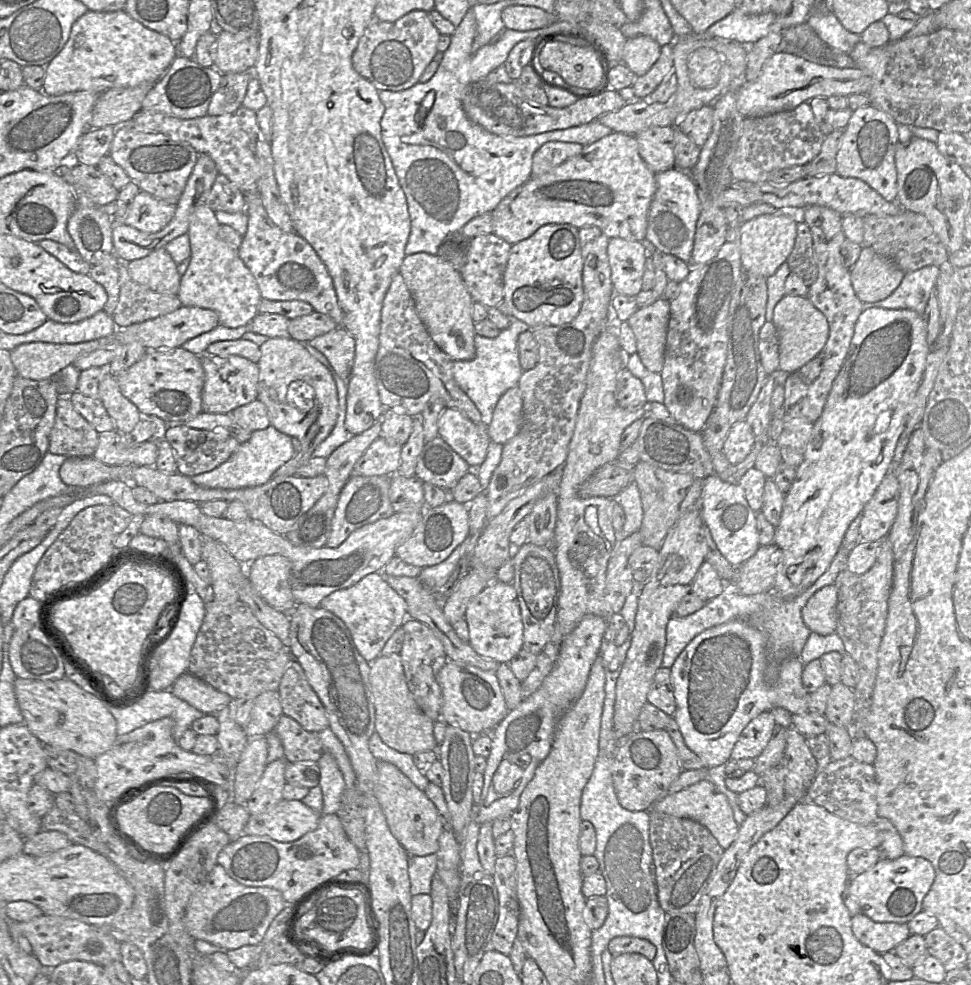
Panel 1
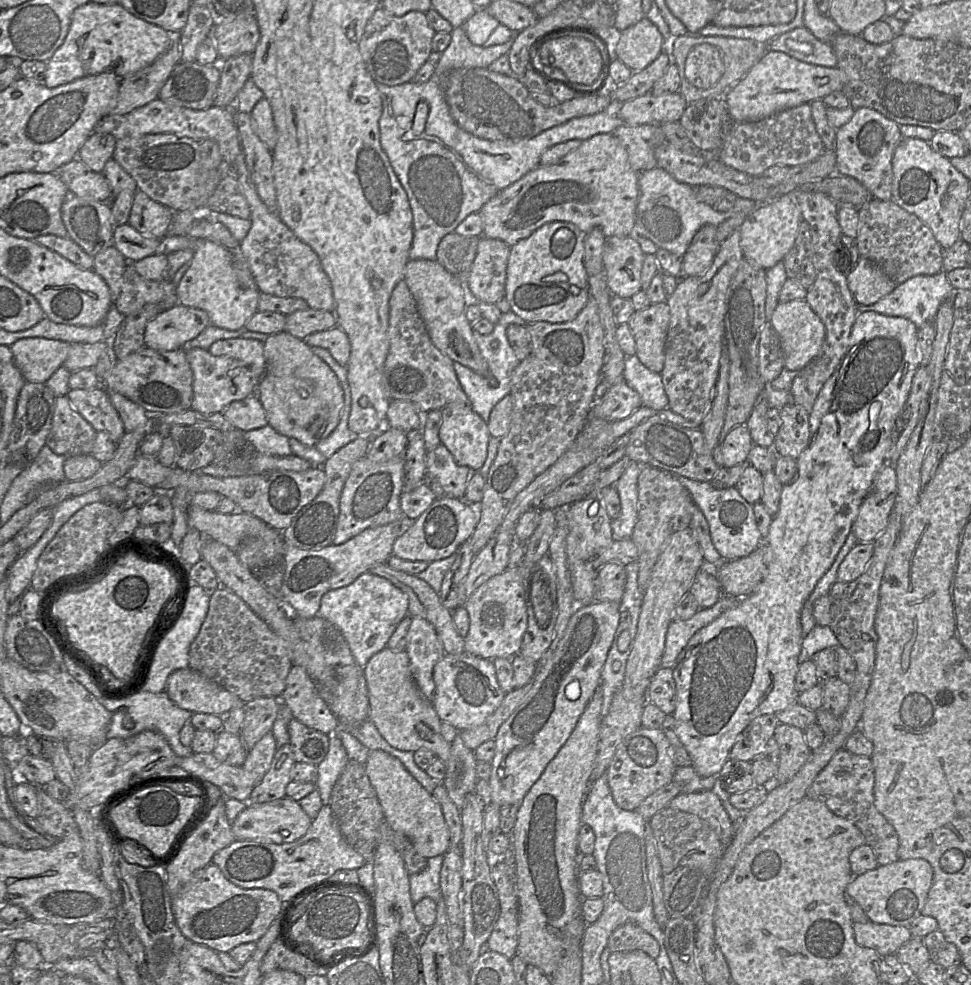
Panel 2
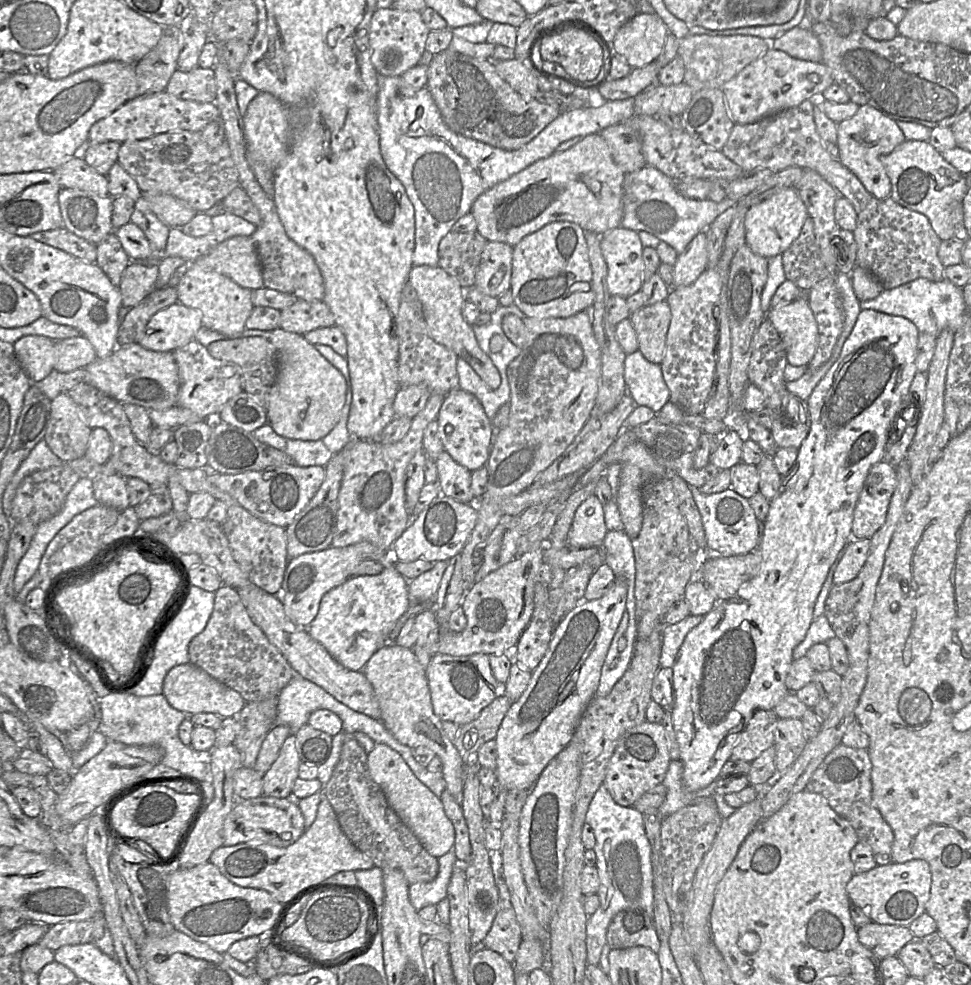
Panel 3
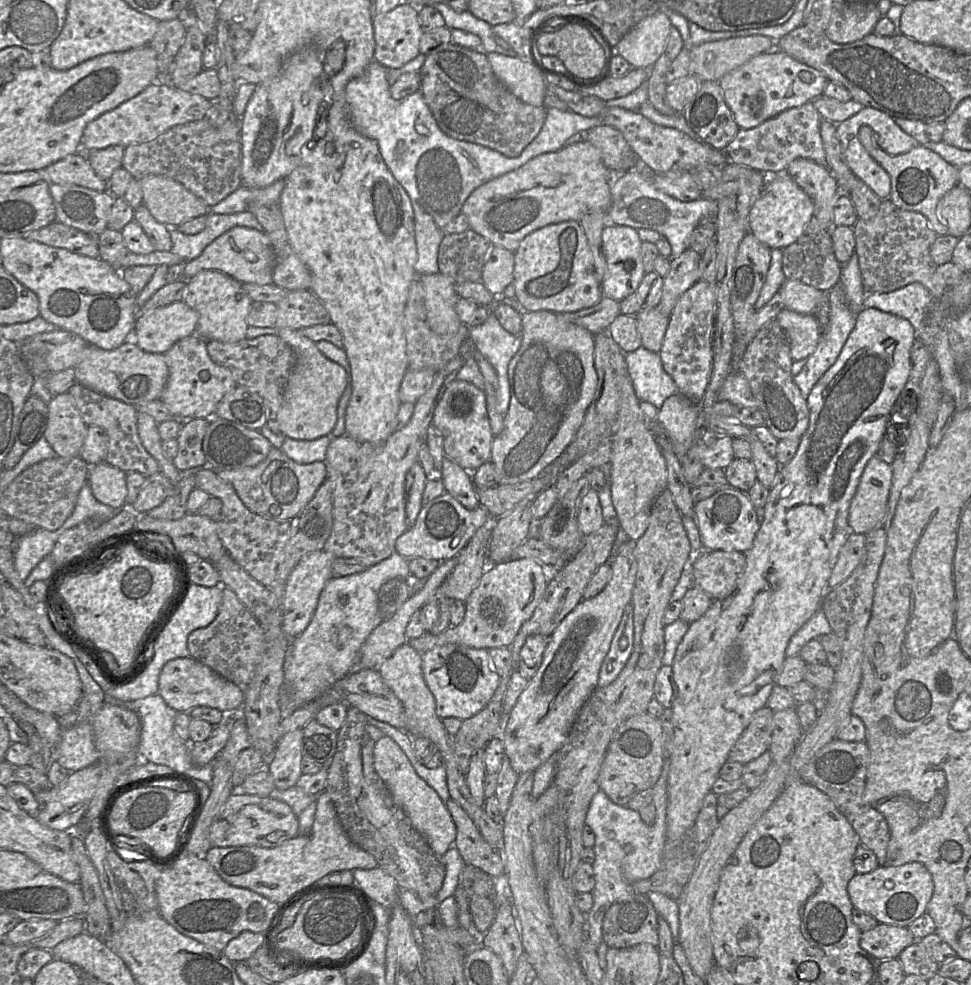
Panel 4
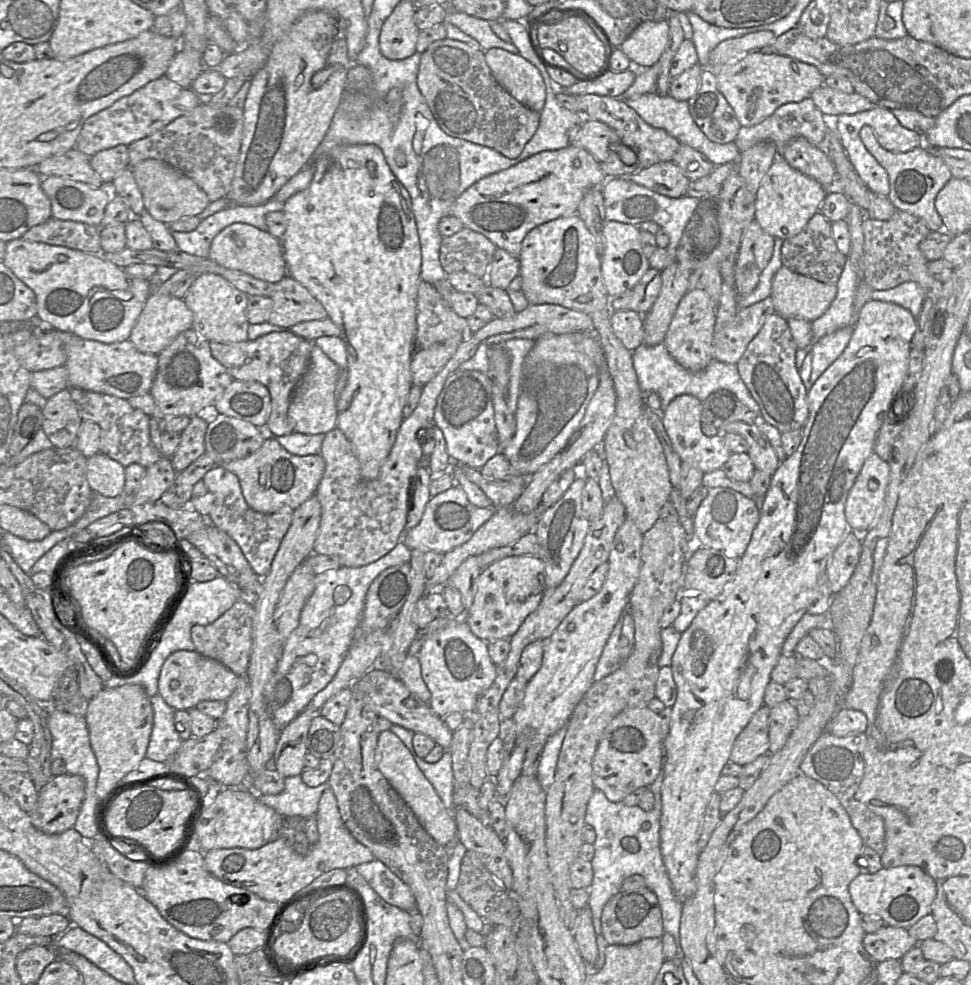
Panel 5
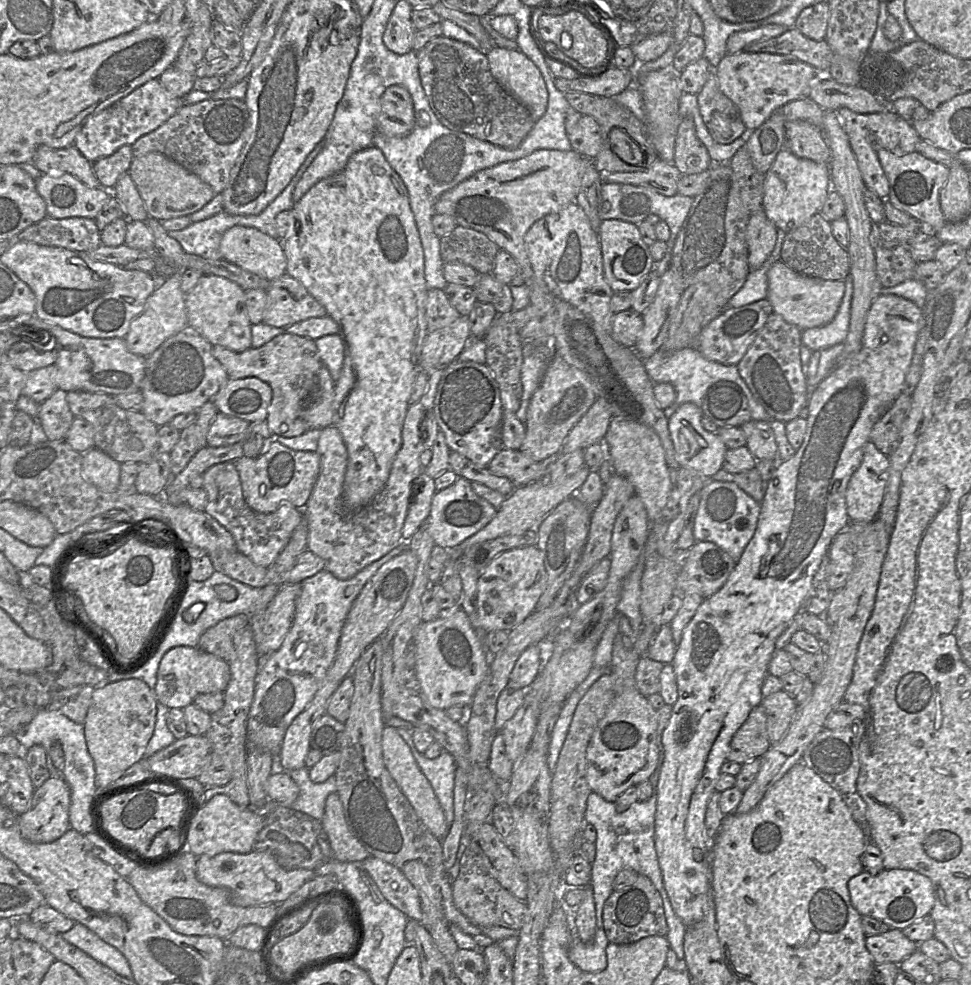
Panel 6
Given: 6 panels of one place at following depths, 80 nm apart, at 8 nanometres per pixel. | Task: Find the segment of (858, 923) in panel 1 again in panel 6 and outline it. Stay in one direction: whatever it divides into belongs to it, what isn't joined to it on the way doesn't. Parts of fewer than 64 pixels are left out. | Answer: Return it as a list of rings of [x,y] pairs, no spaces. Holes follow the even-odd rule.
[[[890,928],[881,934],[865,937],[865,946],[876,964],[892,962],[899,965],[902,960],[918,949],[918,944],[920,943],[909,940],[901,930],[896,928]]]

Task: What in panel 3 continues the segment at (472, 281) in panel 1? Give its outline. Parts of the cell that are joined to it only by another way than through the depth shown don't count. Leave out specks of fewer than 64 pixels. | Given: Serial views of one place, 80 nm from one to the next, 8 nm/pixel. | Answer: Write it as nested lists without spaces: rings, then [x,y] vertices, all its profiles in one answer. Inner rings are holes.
[[[487,241],[476,270],[474,286],[498,298],[510,290],[513,247],[504,242]]]

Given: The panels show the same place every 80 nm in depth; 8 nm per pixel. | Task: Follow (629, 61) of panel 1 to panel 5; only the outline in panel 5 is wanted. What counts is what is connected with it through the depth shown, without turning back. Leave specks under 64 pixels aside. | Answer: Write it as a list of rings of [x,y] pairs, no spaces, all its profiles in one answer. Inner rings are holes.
[[[668,19],[646,21],[639,25],[621,44],[627,57],[640,66],[651,67],[660,59],[670,33]]]

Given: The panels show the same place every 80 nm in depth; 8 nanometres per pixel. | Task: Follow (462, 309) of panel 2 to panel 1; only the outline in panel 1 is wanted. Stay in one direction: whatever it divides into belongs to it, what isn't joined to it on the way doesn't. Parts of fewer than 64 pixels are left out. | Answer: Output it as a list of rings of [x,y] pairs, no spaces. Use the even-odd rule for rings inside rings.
[[[425,252],[405,255],[398,272],[409,289],[416,312],[435,344],[452,360],[471,360],[475,357],[474,300],[459,271],[438,255]]]

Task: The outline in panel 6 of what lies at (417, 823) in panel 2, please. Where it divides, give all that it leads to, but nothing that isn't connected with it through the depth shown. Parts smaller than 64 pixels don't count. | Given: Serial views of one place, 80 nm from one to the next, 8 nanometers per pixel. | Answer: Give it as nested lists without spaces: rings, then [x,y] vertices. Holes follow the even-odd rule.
[[[385,726],[382,733],[382,754],[384,764],[403,794],[407,797],[416,814],[439,840],[447,835],[450,825],[434,792],[434,789],[420,769],[407,742],[400,736],[397,728]]]

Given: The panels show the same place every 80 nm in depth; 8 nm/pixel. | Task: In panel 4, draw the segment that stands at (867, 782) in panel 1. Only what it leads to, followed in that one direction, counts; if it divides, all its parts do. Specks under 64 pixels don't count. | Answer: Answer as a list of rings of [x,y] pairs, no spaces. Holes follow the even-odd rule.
[[[838,738],[824,746],[800,771],[800,780],[824,792],[836,808],[847,818],[860,838],[860,843],[871,850],[879,865],[886,865],[890,839],[884,816],[863,800],[868,767],[868,746],[865,741],[846,742]]]

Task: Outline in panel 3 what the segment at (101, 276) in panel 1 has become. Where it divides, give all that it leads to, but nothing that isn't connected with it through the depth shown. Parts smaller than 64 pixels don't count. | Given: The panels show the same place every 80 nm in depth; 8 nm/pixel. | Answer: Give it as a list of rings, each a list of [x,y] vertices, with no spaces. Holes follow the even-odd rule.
[[[115,231],[108,234],[97,245],[95,263],[108,276],[114,286],[119,287],[122,275],[130,262],[131,260],[123,249]]]

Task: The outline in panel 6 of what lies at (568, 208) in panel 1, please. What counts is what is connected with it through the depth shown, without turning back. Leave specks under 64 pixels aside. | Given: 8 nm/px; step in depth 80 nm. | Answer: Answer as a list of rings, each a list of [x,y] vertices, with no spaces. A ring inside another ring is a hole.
[[[538,149],[522,158],[477,171],[444,192],[434,204],[434,214],[449,215],[458,226],[484,233],[514,257],[529,289],[529,320],[542,318],[554,307],[555,296],[533,271],[525,246],[525,234],[543,216],[575,201],[583,174],[592,163],[593,159],[574,150]]]

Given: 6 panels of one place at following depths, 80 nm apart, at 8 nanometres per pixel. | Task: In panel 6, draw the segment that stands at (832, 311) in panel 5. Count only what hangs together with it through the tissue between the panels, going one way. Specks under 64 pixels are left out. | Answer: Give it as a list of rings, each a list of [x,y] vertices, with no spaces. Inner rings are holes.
[[[850,274],[845,278],[844,295],[834,319],[825,326],[802,331],[801,342],[811,351],[821,351],[836,344],[844,343],[850,323],[850,308],[853,284]]]

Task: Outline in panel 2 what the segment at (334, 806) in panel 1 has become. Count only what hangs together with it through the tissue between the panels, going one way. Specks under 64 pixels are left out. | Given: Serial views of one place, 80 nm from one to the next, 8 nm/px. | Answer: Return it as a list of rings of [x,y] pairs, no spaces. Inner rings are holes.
[[[338,734],[329,735],[329,747],[325,758],[317,766],[315,782],[323,805],[330,805],[332,789],[348,761],[347,752]]]

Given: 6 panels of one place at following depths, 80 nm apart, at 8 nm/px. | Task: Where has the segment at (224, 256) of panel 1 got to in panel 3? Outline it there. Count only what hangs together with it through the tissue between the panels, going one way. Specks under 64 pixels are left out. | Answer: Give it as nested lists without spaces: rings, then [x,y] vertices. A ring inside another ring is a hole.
[[[190,262],[176,286],[177,302],[198,310],[202,314],[202,326],[224,334],[227,338],[241,337],[247,318],[253,310],[250,289],[239,286],[229,277],[208,267]]]

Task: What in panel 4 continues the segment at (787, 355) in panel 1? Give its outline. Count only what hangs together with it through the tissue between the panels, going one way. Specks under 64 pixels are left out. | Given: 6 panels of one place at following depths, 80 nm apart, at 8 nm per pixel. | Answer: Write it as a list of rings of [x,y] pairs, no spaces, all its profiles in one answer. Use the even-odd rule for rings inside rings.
[[[784,308],[775,318],[784,330],[793,361],[807,359],[820,340],[820,326],[812,314],[800,314]]]

